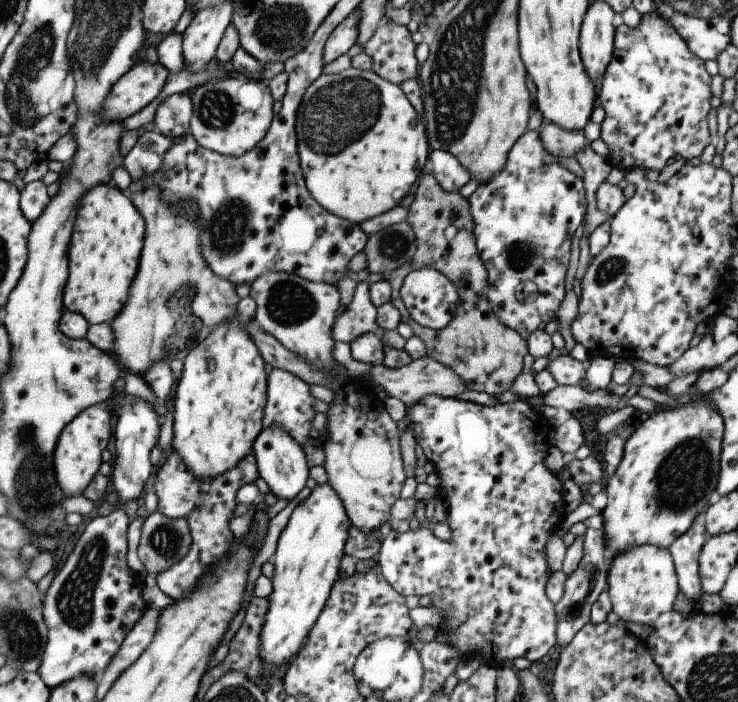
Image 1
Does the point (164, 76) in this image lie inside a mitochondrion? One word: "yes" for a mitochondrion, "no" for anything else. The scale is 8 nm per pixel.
no

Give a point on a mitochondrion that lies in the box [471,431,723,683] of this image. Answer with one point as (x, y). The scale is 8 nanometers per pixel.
(686, 473)

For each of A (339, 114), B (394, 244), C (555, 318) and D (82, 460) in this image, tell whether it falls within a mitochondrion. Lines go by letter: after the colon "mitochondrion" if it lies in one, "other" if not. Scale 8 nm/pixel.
A: mitochondrion
B: mitochondrion
C: other
D: other

